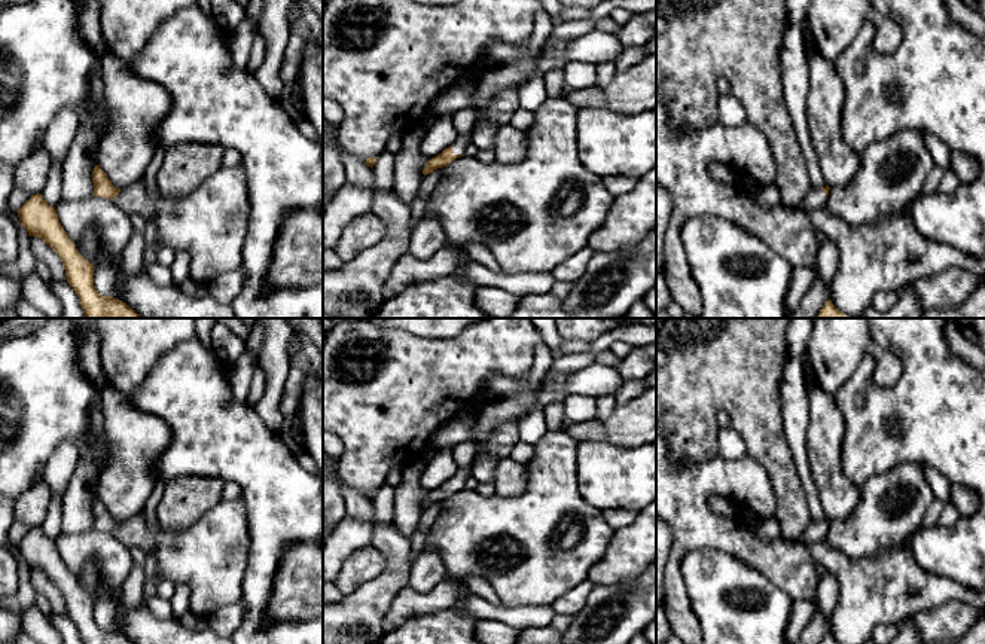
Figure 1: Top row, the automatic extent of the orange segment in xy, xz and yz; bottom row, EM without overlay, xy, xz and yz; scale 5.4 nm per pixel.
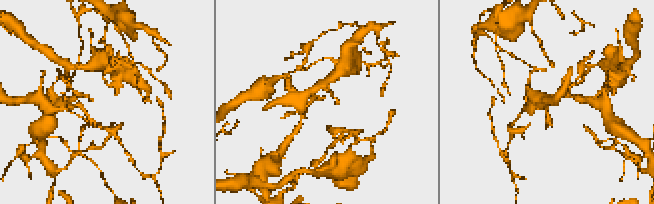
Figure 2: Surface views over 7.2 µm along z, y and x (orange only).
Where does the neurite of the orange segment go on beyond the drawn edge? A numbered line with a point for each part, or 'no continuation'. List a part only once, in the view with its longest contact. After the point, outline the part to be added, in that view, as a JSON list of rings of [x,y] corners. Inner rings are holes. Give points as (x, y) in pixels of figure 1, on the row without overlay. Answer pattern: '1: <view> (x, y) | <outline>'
1: xz (459, 481) | [[[458,468],[454,474],[452,483],[455,489],[464,488],[466,479],[472,474],[472,468]]]

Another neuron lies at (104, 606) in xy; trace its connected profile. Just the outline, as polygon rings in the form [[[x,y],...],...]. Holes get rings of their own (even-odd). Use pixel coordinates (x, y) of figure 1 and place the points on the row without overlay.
[[[112,590],[94,598],[94,619],[100,628],[112,629],[115,616],[116,598]]]

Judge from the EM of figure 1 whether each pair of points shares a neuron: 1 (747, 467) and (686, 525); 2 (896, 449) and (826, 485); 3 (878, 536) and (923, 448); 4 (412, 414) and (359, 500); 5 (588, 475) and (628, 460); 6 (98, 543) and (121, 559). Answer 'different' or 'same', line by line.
1: same
2: different
3: different
4: different
5: same
6: same

